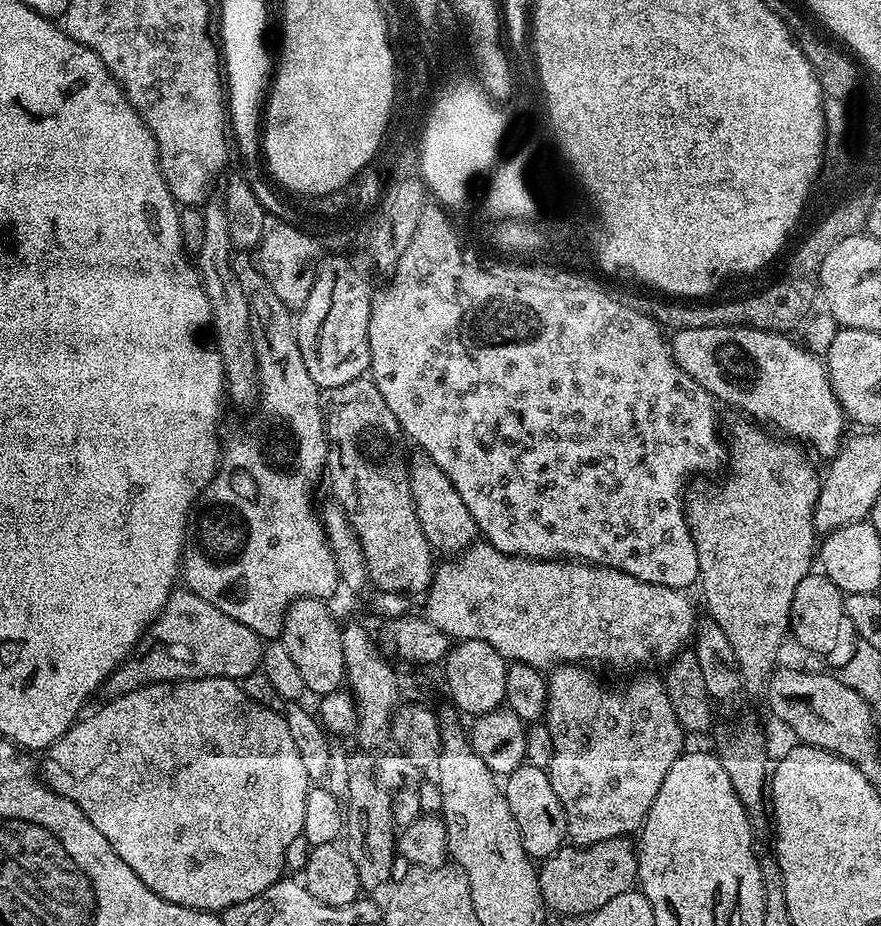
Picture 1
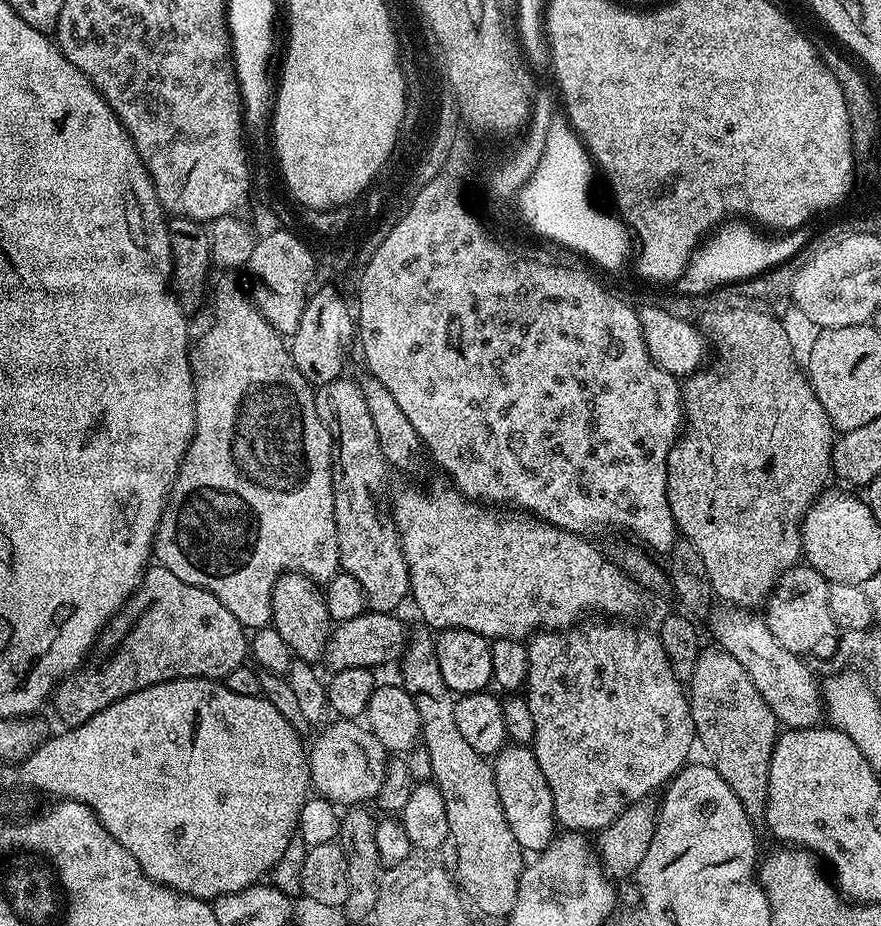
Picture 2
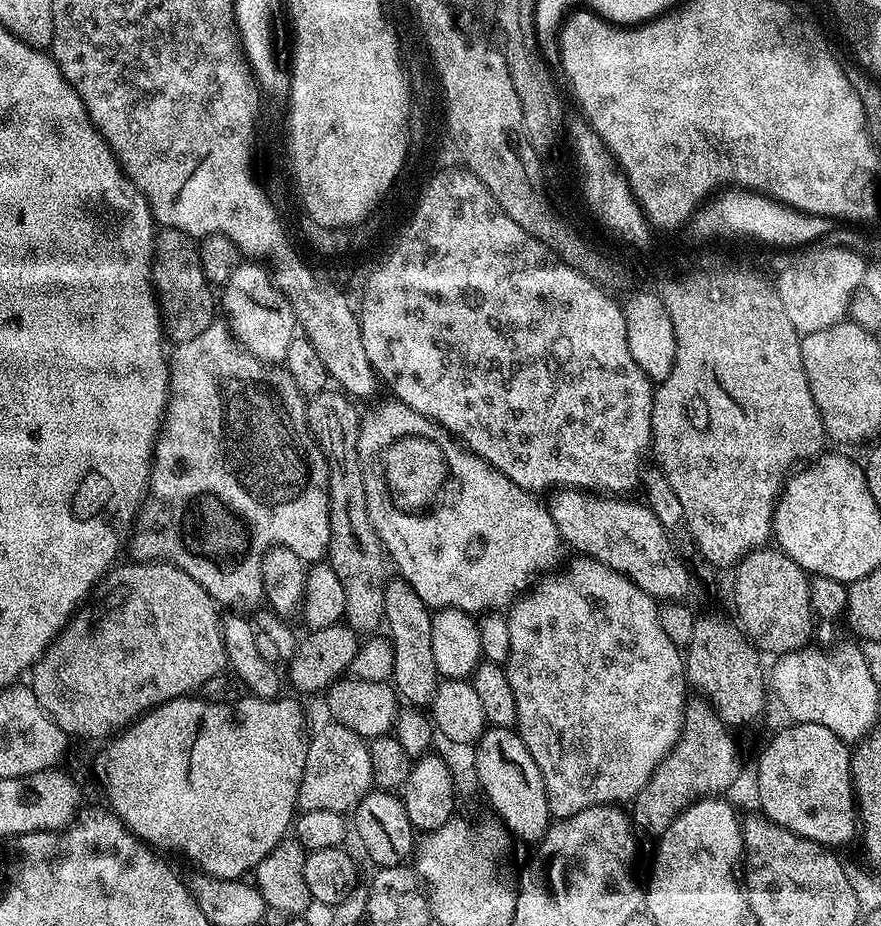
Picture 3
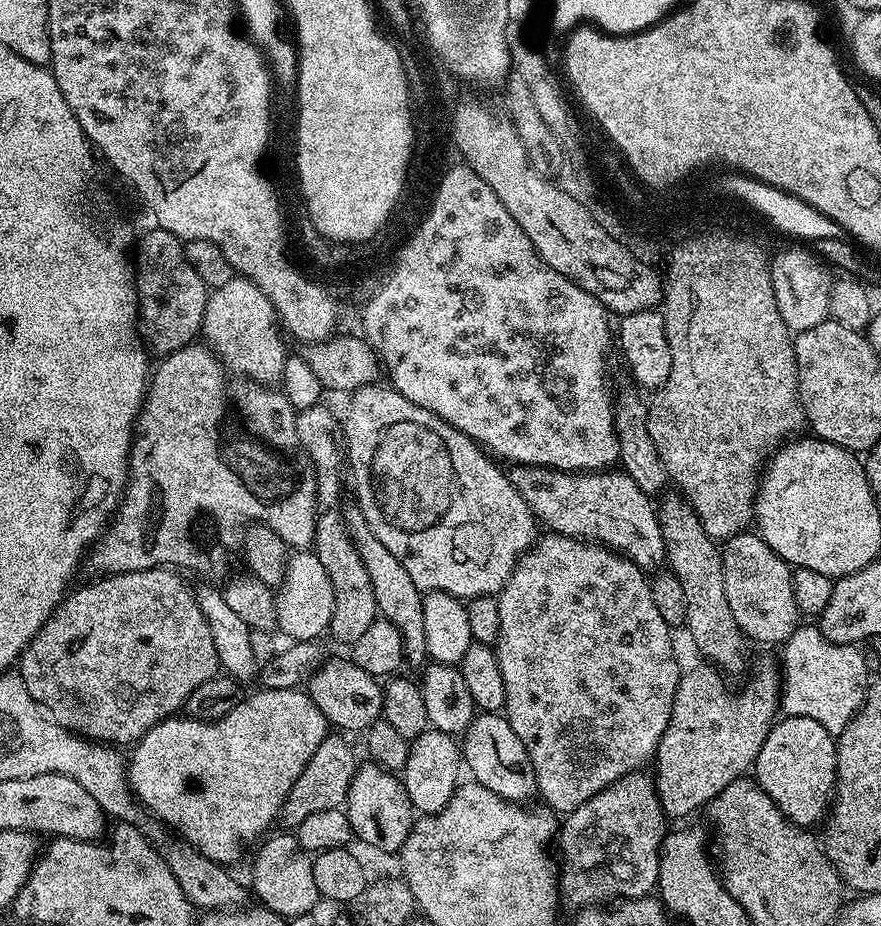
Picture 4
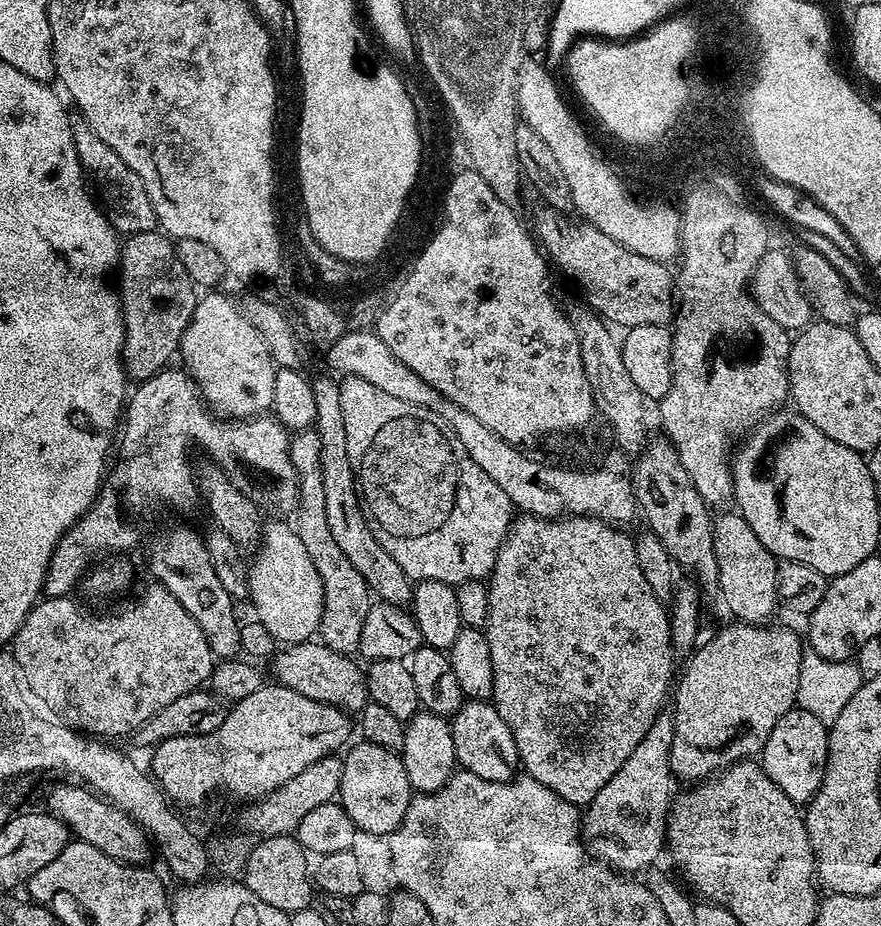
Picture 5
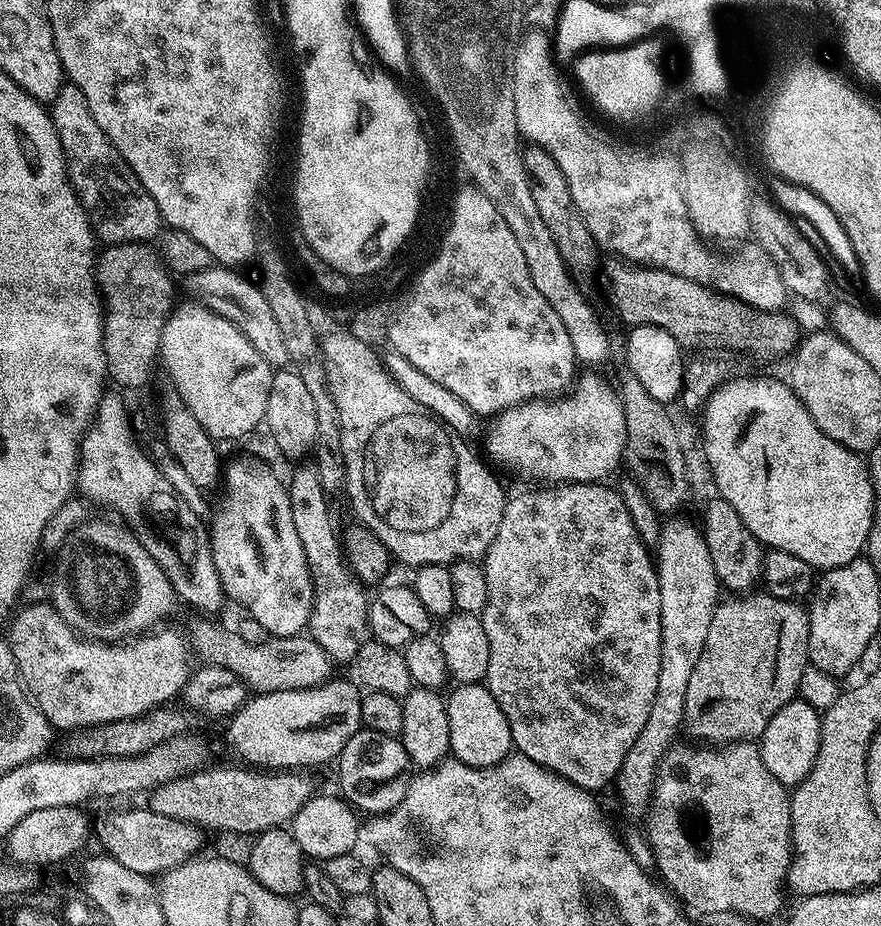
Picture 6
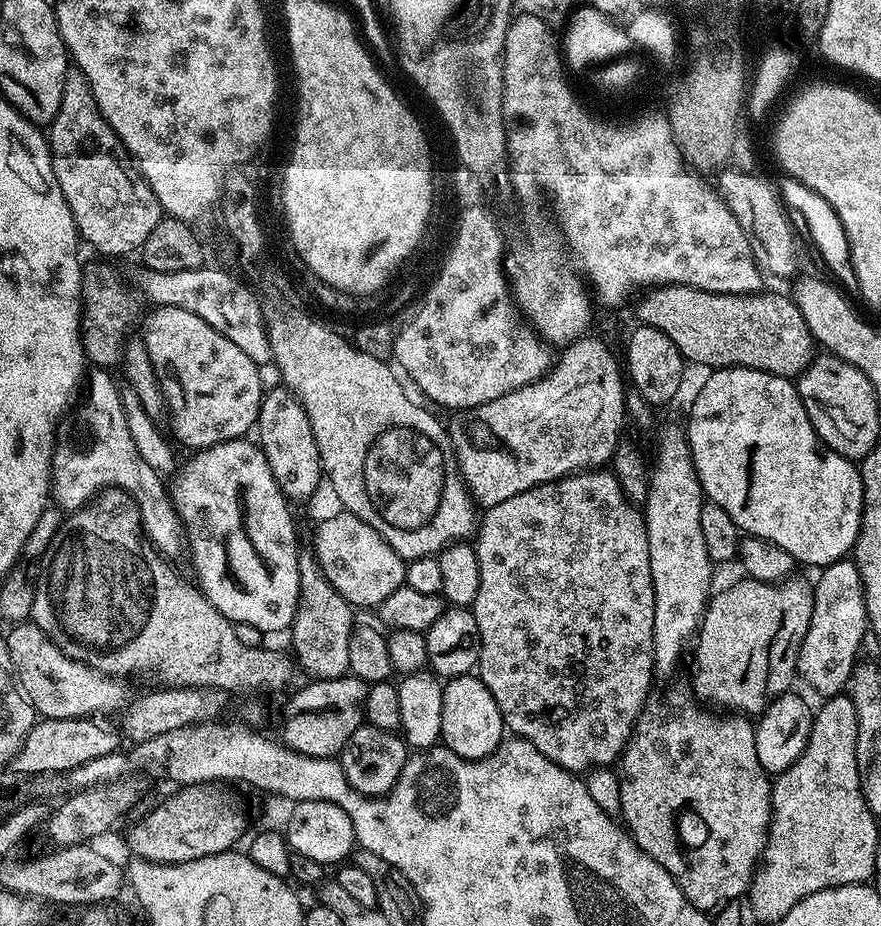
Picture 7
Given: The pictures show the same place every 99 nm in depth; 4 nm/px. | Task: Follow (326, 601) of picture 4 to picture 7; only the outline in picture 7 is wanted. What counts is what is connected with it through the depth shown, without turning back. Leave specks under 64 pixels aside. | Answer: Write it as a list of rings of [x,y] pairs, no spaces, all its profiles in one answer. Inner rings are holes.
[[[248,438],[227,440],[209,448],[193,451],[189,455],[192,457],[185,464],[183,461],[172,472],[170,495],[186,537],[186,552],[192,555],[192,568],[197,576],[195,579],[204,597],[233,624],[246,623],[249,626],[256,626],[263,634],[270,634],[270,632],[280,632],[283,628],[284,631],[291,629],[292,620],[296,617],[296,607],[300,597],[298,570],[300,552],[298,547],[296,548],[296,528],[292,525],[292,512],[288,509],[289,501],[280,492],[278,482],[274,482],[274,474],[270,474],[264,449],[259,443],[252,441],[251,444],[250,441]],[[236,496],[240,496],[240,500],[260,500],[260,508],[268,508],[268,528],[264,528],[264,532],[268,532],[268,540],[260,540],[260,544],[264,544],[264,552],[260,552],[260,544],[256,544],[256,548],[248,544],[244,528],[236,528]],[[232,544],[240,548],[236,556],[228,552]],[[256,552],[260,552],[260,556],[284,556],[284,560],[272,560],[272,564],[284,564],[284,580],[268,580],[268,576],[264,576],[264,568],[260,568],[260,560],[256,560]]]

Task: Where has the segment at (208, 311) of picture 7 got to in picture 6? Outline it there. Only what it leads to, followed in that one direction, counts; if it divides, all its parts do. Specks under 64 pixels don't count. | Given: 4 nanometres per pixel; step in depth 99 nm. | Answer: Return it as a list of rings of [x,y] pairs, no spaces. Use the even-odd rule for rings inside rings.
[[[209,266],[200,272],[194,272],[186,280],[188,292],[192,295],[189,297],[195,298],[205,308],[233,324],[250,342],[250,346],[254,346],[254,350],[258,350],[258,354],[266,358],[266,362],[271,364],[273,369],[283,369],[289,363],[289,358],[277,319],[274,318],[269,303],[262,296],[258,284],[239,274],[239,271],[223,266]]]

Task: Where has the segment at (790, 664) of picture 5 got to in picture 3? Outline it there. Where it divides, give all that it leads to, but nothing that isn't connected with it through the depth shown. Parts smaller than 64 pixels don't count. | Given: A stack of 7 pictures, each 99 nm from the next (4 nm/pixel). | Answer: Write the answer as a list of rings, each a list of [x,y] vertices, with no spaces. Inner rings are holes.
[[[693,699],[685,707],[684,732],[667,758],[656,767],[654,774],[650,774],[646,786],[642,786],[630,801],[630,820],[639,831],[641,828],[652,838],[660,837],[691,798],[723,793],[723,788],[735,782],[740,772],[740,760],[728,732],[729,729],[701,699]]]

